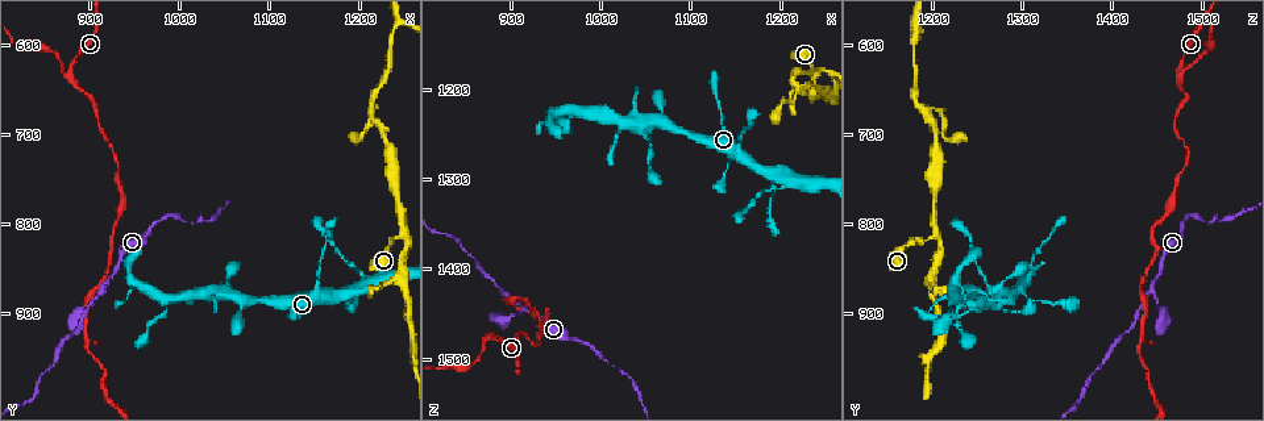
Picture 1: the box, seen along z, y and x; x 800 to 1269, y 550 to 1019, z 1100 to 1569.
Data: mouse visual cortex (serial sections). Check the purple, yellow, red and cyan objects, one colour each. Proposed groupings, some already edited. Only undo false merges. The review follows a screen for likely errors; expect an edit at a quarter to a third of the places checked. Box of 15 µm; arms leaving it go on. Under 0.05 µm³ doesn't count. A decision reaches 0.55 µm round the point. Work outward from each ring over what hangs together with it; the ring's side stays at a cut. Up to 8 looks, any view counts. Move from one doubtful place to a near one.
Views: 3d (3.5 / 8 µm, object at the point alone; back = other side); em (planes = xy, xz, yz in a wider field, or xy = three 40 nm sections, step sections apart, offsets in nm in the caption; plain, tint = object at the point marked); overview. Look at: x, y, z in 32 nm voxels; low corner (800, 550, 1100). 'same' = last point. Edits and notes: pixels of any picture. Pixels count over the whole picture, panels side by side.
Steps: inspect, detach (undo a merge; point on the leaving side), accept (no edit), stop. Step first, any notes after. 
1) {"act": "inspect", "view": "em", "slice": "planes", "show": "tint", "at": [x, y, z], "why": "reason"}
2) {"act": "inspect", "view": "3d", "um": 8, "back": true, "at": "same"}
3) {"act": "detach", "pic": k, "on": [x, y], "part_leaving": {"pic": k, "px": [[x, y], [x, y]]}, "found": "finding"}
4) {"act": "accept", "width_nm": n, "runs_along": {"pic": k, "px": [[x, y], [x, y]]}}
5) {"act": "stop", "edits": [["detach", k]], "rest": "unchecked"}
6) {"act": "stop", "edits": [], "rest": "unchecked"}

{"act": "inspect", "view": "3d", "um": 8, "at": [915, 875, 1445], "why": "two arms in line, one across"}

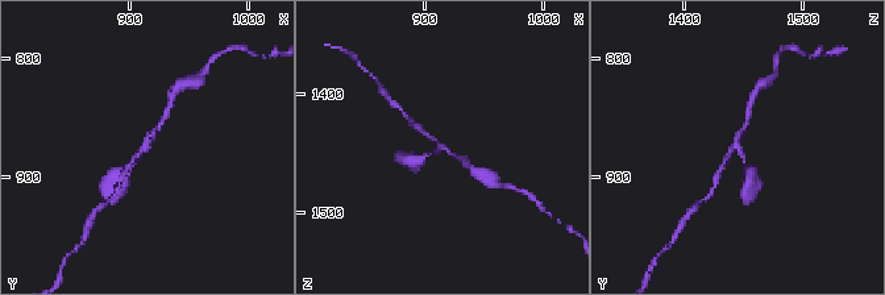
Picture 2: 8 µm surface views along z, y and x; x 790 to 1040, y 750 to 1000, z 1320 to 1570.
{"act": "inspect", "view": "3d", "um": 3.5, "back": true, "at": [914, 876, 1444], "why": "closer look"}

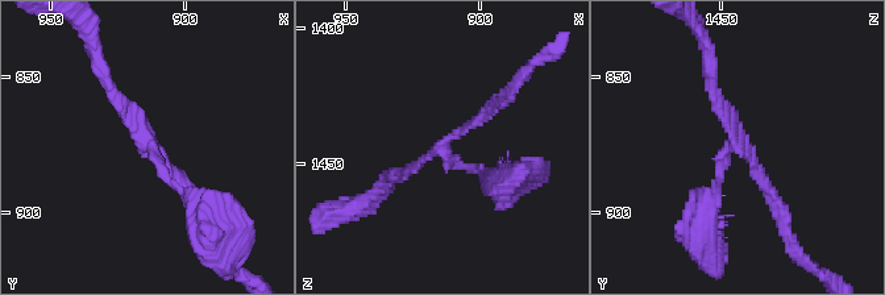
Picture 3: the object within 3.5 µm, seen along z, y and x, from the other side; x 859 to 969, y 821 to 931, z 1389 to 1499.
{"act": "inspect", "view": "em", "slice": "xy", "step": 3, "show": "tint", "at": [913, 875, 1444], "arms": 3, "arm_widths_nm": [150, 150, 150], "why": "shape alone is not enough"}

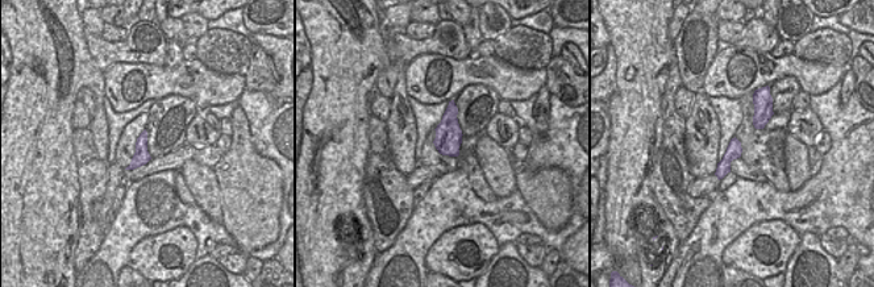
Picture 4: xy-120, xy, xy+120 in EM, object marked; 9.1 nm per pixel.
{"act": "accept", "runs_along": {"pic": 3, "px": [[104, 75], [165, 177], [198, 204]]}, "found": "continuous, no second cell"}

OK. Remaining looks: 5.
{"act": "inspect", "view": "3d", "um": 8, "at": [880, 635, 1480], "why": "thin neck"}

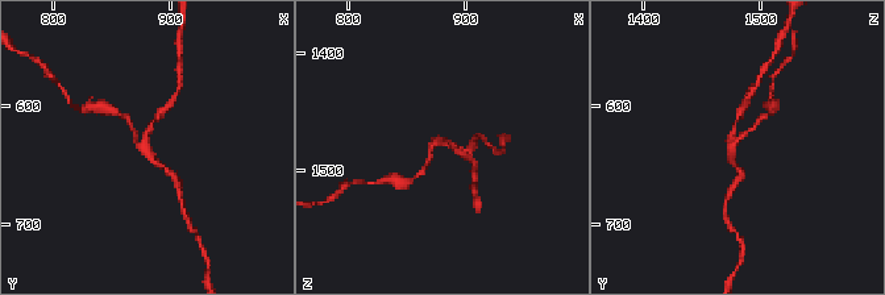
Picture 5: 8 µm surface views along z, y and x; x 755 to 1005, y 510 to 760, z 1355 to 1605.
{"act": "inspect", "view": "em", "slice": "xy", "step": 1, "show": "tint", "at": [876, 632, 1476], "why": "now the EM"}

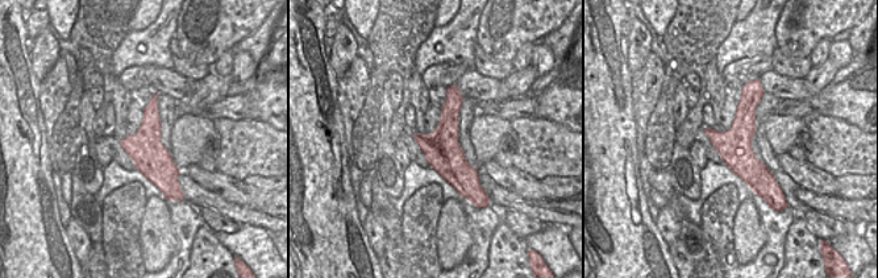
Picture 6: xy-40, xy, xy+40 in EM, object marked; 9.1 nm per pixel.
{"act": "accept", "arms": 3, "arm_widths_nm": [100, 150, 150], "runs_along": {"pic": 5, "px": [[160, 113], [144, 146], [169, 173]]}, "found": "continuous, no second cell"}

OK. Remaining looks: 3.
{"act": "inspect", "view": "3d", "um": 3.5, "at": [1245, 815, 1205], "why": "a fork"}

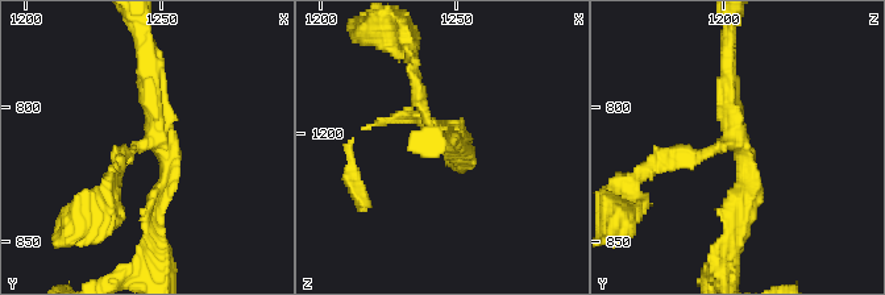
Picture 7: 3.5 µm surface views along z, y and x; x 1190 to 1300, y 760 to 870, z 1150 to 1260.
{"act": "inspect", "view": "em", "slice": "xy", "step": 3, "show": "tint", "at": [1247, 810, 1202], "why": "now the EM"}

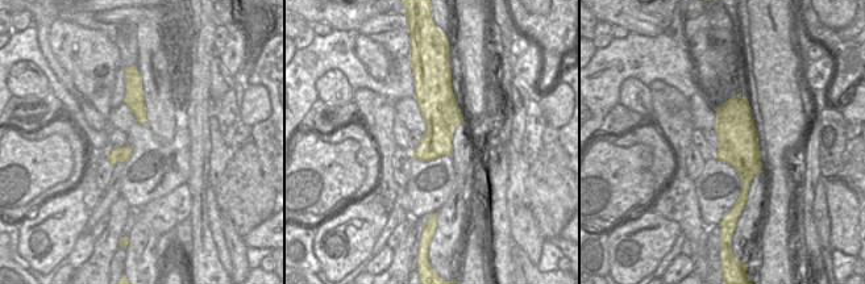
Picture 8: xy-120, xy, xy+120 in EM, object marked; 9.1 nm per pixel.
{"act": "accept", "width_nm": 320, "runs_along": {"pic": 7, "px": [[668, 158], [702, 158], [732, 134], [728, 45]]}, "found": "continuous, no second cell"}

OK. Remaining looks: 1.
{"act": "stop", "edits": [], "rest": "unchecked"}

